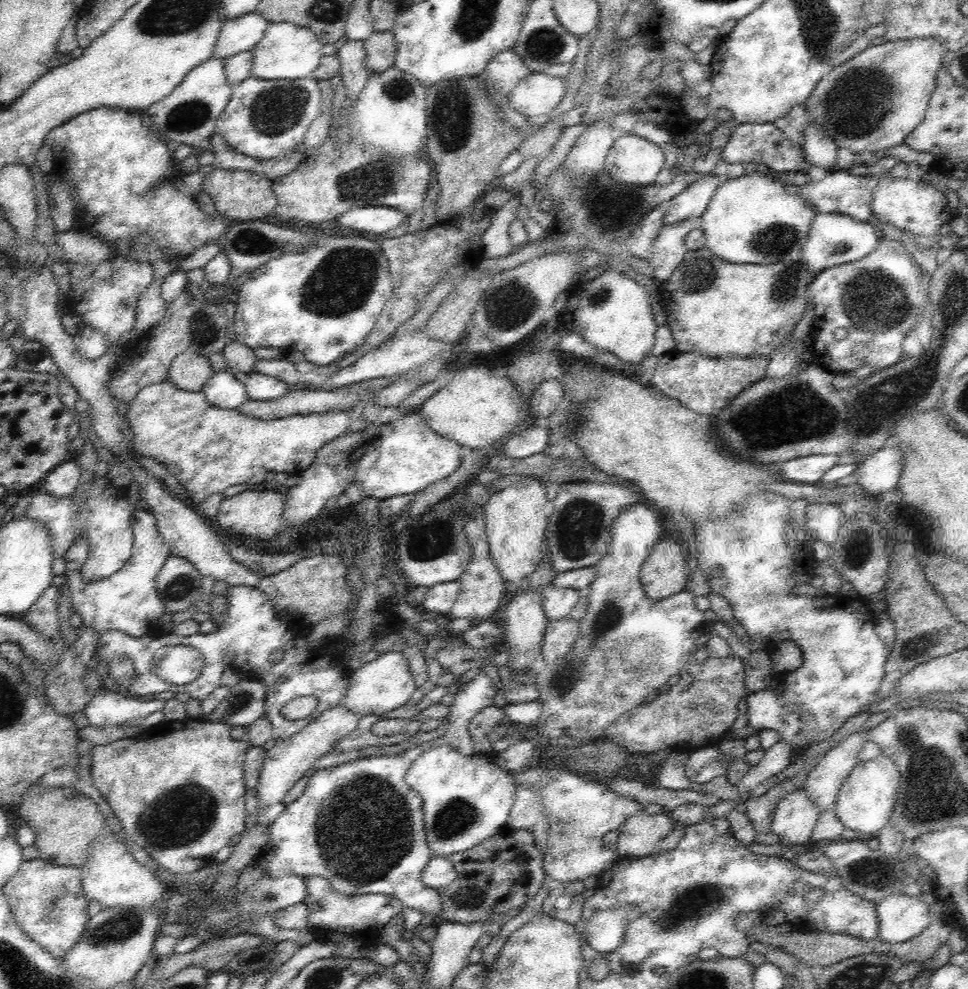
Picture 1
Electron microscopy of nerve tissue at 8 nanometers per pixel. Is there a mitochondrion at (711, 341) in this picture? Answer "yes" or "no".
no

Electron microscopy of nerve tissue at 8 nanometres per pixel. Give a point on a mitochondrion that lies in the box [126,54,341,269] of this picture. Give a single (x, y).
(274, 112)

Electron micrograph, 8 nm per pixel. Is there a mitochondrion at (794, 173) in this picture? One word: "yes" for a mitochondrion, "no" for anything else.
no

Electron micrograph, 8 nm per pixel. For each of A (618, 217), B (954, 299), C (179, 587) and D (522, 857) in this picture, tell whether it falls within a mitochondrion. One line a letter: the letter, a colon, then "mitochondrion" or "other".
A: mitochondrion
B: mitochondrion
C: mitochondrion
D: other

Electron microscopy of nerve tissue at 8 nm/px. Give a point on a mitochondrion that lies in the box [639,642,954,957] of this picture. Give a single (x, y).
(694, 901)

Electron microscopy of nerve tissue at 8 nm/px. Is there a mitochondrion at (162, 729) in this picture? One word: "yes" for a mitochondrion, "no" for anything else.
no

